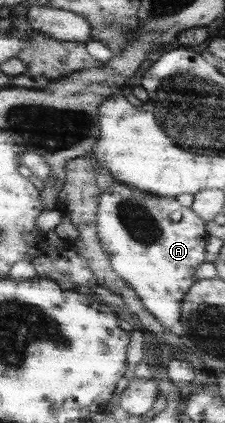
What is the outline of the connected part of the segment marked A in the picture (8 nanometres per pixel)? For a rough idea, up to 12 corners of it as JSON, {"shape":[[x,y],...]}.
{"shape":[[112,183],[100,244],[167,329],[204,264],[205,222]]}

